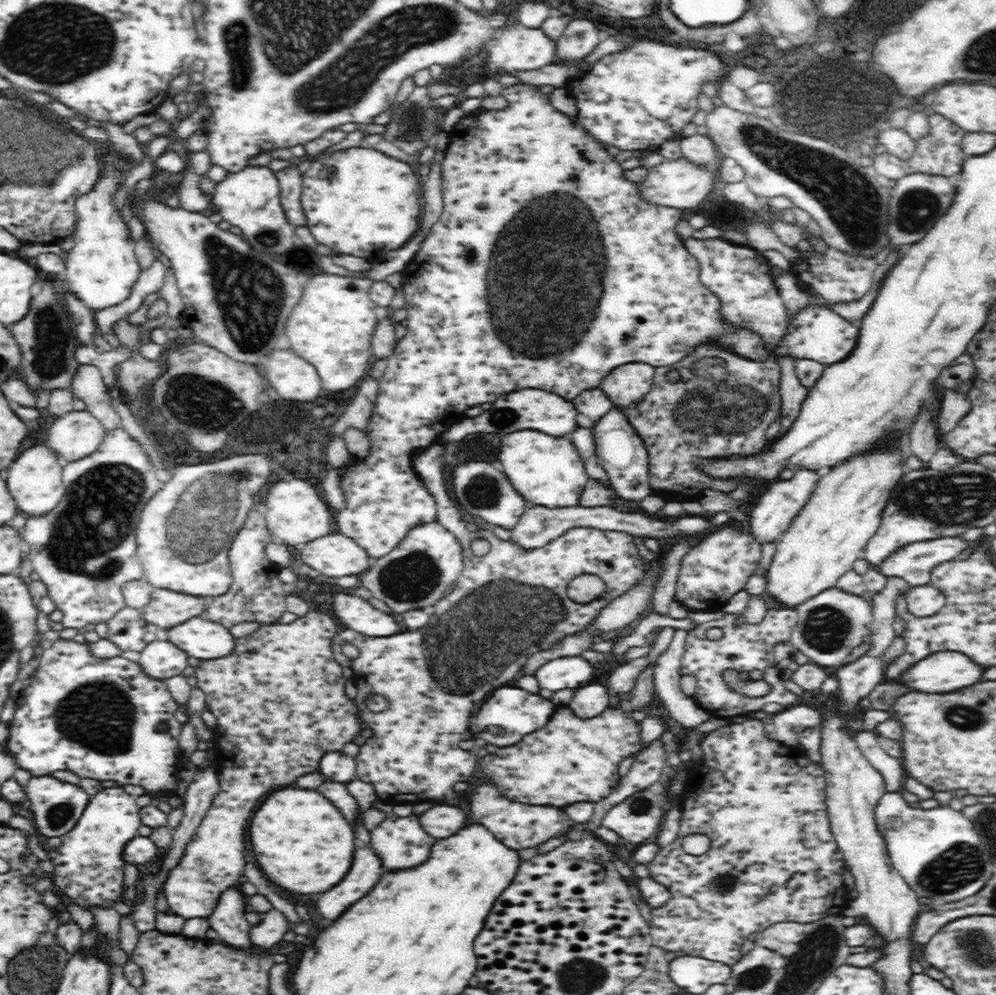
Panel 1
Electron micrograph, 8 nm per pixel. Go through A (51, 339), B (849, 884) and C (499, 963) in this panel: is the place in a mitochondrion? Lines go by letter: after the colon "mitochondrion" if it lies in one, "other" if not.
A: mitochondrion
B: other
C: other

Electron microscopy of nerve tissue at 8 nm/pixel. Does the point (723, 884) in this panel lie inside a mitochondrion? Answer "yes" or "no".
yes

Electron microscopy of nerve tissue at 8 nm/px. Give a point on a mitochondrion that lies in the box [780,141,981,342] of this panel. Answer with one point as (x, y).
(917, 207)

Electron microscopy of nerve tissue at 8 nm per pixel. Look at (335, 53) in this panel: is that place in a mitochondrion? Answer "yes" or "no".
yes

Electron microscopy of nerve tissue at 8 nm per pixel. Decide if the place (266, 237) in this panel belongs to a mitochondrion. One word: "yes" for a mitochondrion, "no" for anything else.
yes

